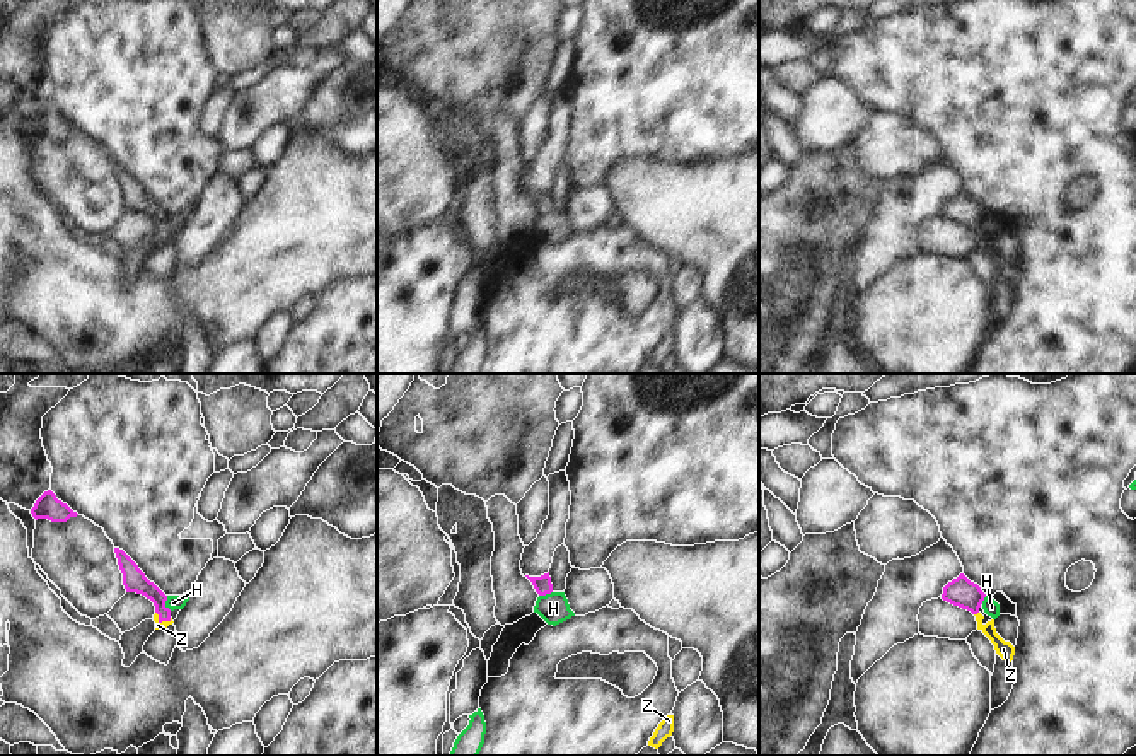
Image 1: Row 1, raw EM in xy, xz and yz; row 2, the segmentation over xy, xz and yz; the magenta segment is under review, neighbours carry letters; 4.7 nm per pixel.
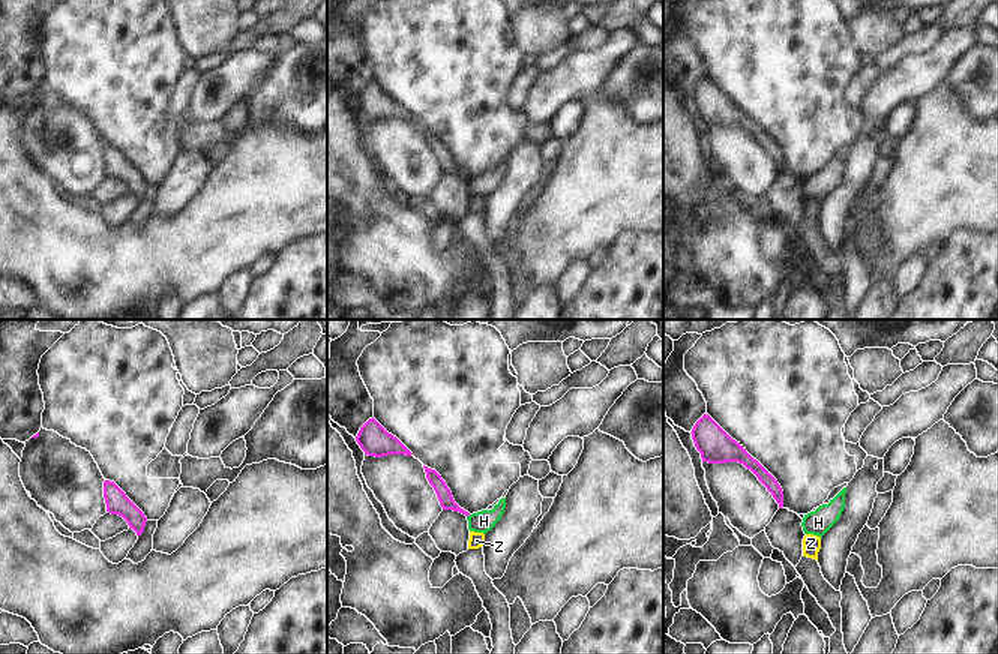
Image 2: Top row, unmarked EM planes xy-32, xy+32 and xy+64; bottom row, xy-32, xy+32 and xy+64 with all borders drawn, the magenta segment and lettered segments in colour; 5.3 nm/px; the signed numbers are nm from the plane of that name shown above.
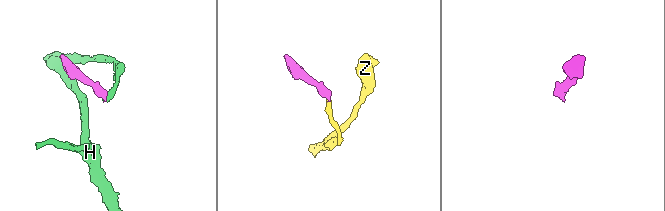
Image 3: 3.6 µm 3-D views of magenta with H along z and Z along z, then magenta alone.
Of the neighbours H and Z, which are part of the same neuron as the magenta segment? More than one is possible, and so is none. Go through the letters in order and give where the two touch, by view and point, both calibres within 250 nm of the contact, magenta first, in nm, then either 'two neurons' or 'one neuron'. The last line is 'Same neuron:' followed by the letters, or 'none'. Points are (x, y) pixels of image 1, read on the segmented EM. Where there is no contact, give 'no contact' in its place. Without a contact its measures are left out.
H: xy (164, 603) | 110/70 nm | two neurons
Z: xy (161, 622) | 110/30 nm | one neuron
Same neuron: Z

